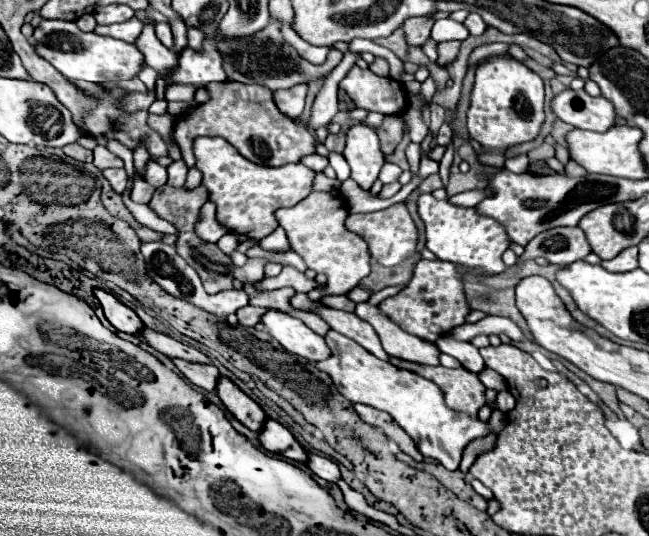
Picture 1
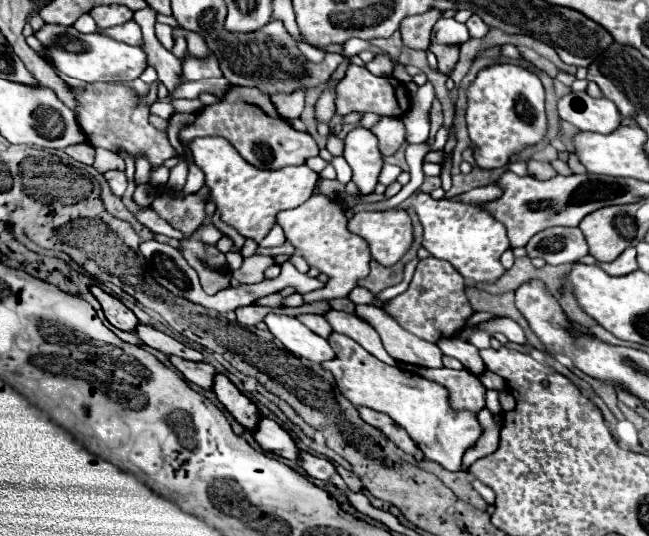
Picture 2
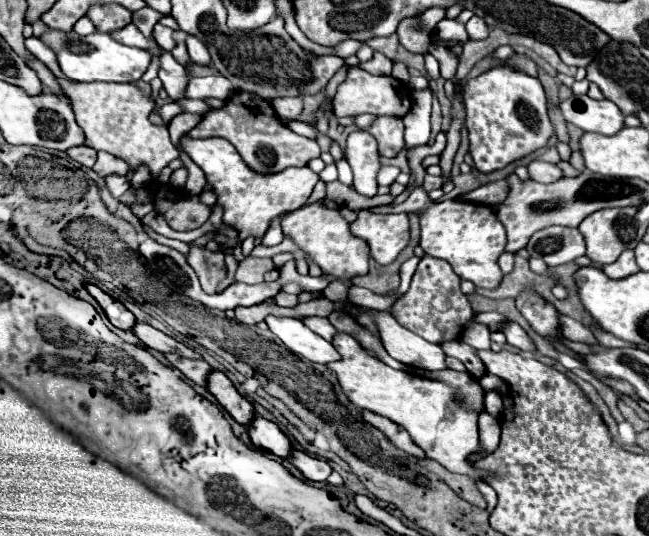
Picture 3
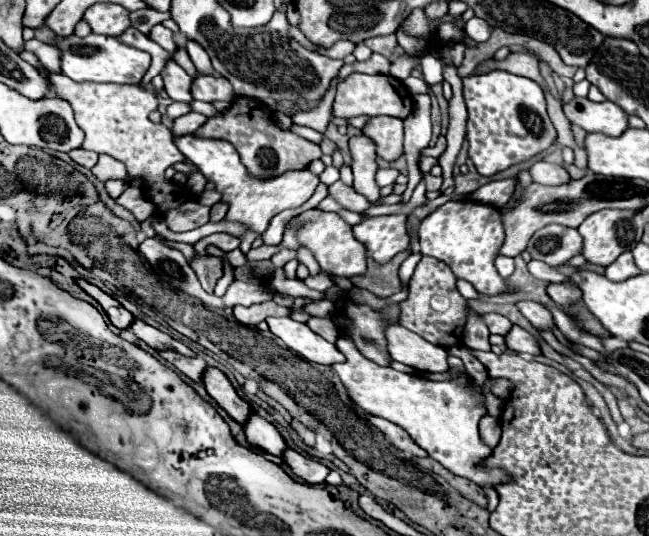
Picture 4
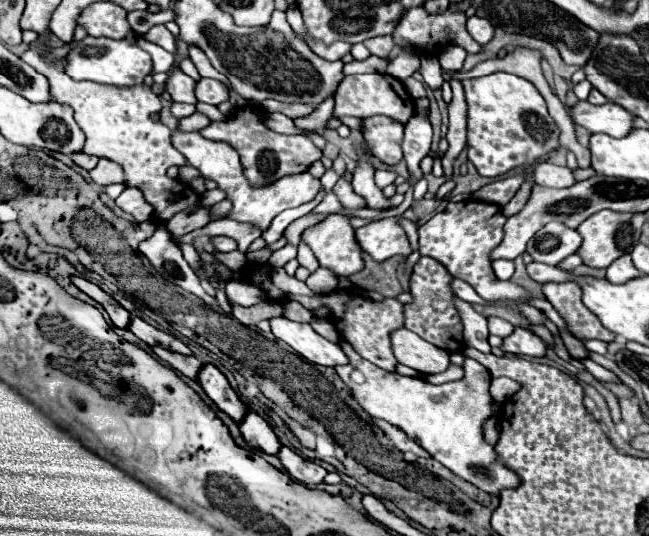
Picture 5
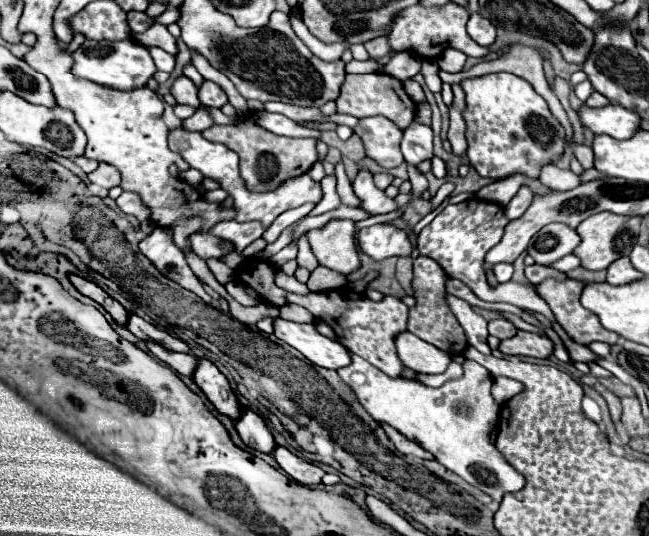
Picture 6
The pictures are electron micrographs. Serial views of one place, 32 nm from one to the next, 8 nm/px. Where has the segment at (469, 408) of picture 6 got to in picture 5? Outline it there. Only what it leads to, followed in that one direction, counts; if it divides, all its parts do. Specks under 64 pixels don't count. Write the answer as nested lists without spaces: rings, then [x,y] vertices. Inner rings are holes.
[[[340,340],[338,344],[348,356],[348,364],[336,368],[336,372],[350,388],[354,400],[372,418],[382,418],[402,428],[434,460],[484,492],[498,496],[502,488],[512,488],[520,482],[512,470],[496,462],[494,448],[482,436],[482,422],[492,416],[492,396],[488,392],[490,374],[480,362],[466,356],[464,378],[456,382],[458,386],[454,386],[454,382],[436,386],[424,382],[418,376],[410,378],[398,372],[384,372],[382,368],[376,368],[372,362],[354,352],[354,348],[346,340]]]

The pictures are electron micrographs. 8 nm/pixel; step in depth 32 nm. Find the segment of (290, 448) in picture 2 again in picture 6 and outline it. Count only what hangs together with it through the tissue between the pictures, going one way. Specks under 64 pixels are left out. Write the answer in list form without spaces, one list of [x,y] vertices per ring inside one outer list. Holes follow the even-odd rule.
[[[244,408],[240,420],[236,420],[236,430],[238,430],[240,438],[244,440],[244,444],[252,450],[272,454],[272,448],[278,446],[268,424],[264,422],[264,418],[258,416],[250,408]]]

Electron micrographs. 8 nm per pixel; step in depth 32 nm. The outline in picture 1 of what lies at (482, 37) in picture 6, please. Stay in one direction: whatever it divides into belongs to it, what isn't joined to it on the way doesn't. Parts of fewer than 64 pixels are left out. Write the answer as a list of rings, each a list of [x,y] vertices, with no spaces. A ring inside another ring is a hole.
[[[468,14],[468,18],[464,20],[464,26],[466,26],[468,32],[474,34],[474,36],[478,36],[478,34],[482,34],[482,32],[486,30],[484,20],[480,20],[480,16],[476,16],[476,14]]]

